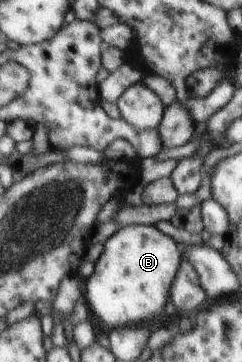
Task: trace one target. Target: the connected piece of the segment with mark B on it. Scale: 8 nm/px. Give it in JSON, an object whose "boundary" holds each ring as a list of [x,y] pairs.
{"boundary":[[[148,224],[119,228],[104,247],[101,257],[94,263],[95,271],[83,283],[83,296],[91,313],[105,327],[114,330],[159,320],[170,304],[171,287],[182,261],[181,247],[157,227]]]}

